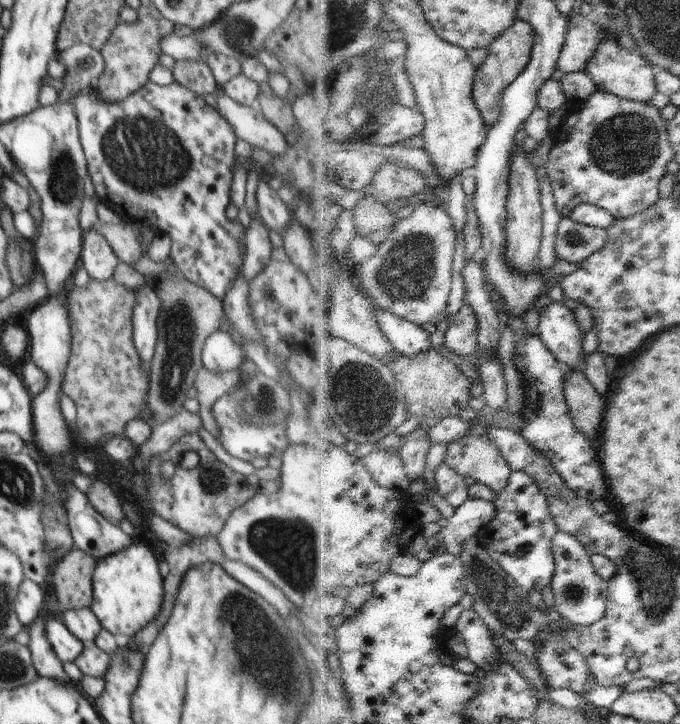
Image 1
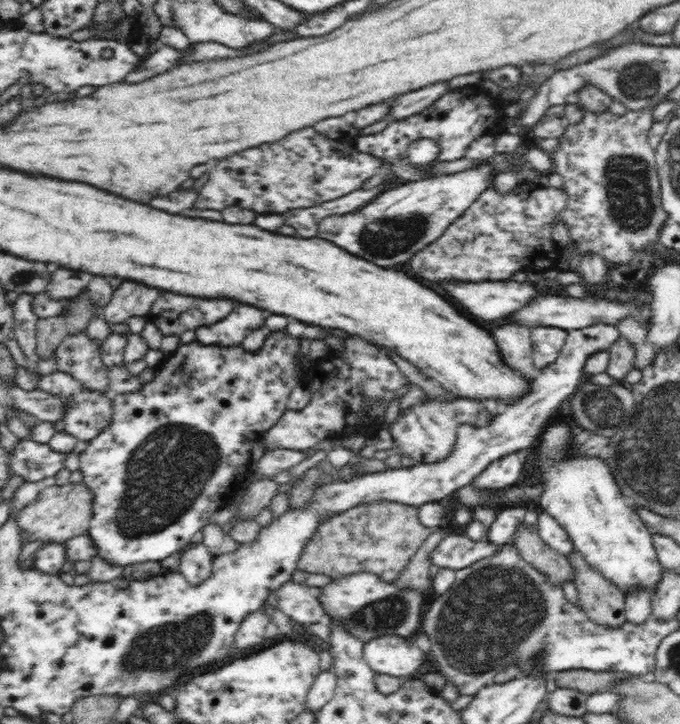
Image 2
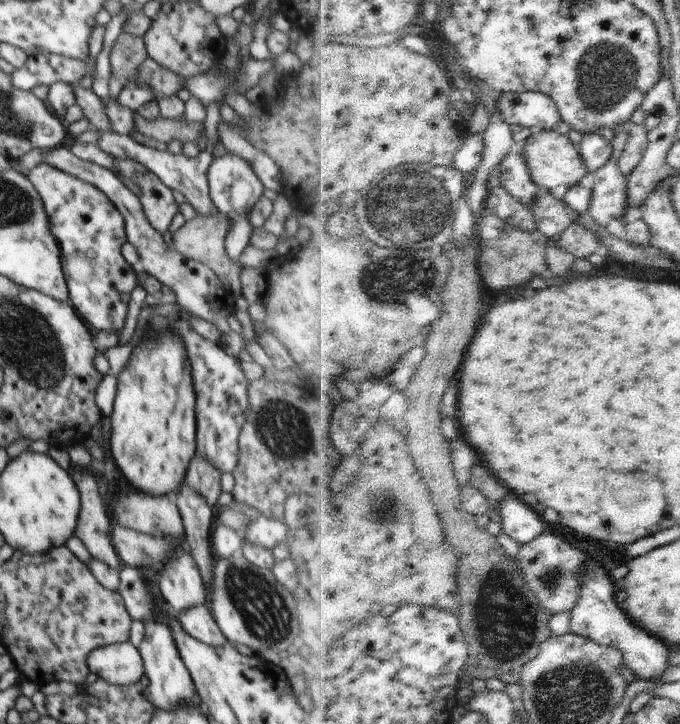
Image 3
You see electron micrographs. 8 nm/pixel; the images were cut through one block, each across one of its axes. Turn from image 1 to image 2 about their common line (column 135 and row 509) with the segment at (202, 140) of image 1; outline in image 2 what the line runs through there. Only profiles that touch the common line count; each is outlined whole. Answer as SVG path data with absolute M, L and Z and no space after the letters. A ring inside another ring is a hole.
M272 332L262 348L253 354L240 346L208 346L199 342L183 344L176 352L167 355L164 362L156 369L154 379L142 385L140 392L128 394L113 394L111 396L113 414L109 426L99 432L95 439L90 439L84 452L79 454L80 471L84 475L83 484L90 487L94 493L92 500L92 518L90 518L87 535L95 546L98 558L114 566L128 566L142 562L159 562L170 554L185 549L192 536L202 530L209 518L218 512L218 509L227 506L242 488L246 480L252 477L253 462L250 457L252 444L260 439L260 434L276 424L276 421L285 414L287 403L292 390L300 383L299 351L300 337L292 338L286 332Z

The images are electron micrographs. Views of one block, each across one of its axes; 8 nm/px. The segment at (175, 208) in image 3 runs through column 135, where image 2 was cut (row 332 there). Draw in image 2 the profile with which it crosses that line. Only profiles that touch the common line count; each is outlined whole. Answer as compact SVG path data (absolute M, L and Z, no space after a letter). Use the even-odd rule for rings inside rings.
M160 290L146 318L164 337L216 324L234 310L230 298L194 298Z

